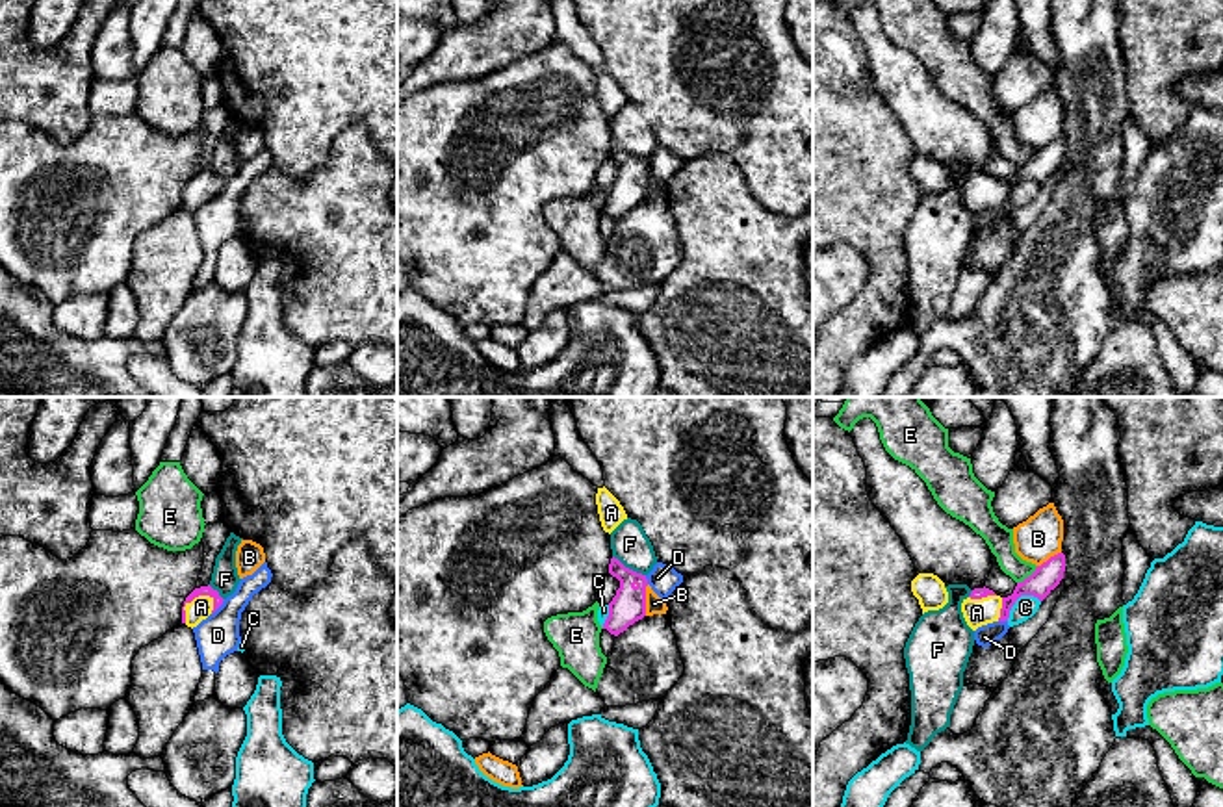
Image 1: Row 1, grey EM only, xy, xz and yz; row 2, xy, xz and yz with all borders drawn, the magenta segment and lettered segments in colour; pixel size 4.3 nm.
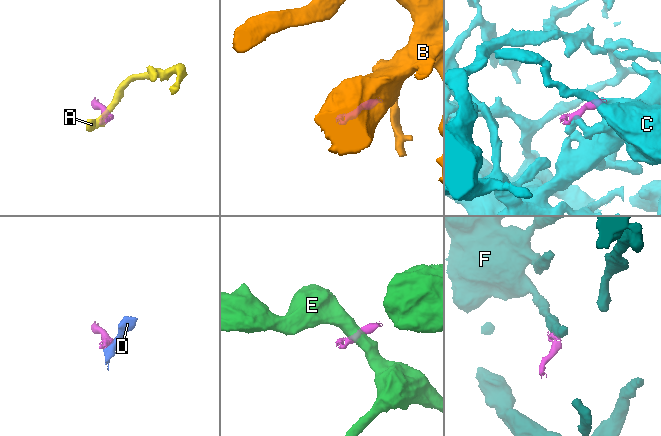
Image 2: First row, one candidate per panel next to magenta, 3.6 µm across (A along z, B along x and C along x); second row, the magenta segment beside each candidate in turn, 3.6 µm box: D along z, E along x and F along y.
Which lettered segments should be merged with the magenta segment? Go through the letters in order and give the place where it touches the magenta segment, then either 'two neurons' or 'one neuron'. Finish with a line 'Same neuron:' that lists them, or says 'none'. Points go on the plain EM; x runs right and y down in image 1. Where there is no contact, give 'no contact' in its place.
A: meets magenta in xy at (192, 184); one neuron
B: meets magenta in xz at (644, 184); two neurons
C: meets magenta in yz at (1017, 182); one neuron
D: meets magenta in xy at (219, 190); two neurons
E: meets magenta in yz at (1027, 162); two neurons
F: meets magenta in xz at (628, 153); two neurons
Same neuron: A, C

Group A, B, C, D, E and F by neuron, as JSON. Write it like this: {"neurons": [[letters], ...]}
{"neurons": [["A", "C"], ["B"], ["D"], ["E"], ["F"]]}

